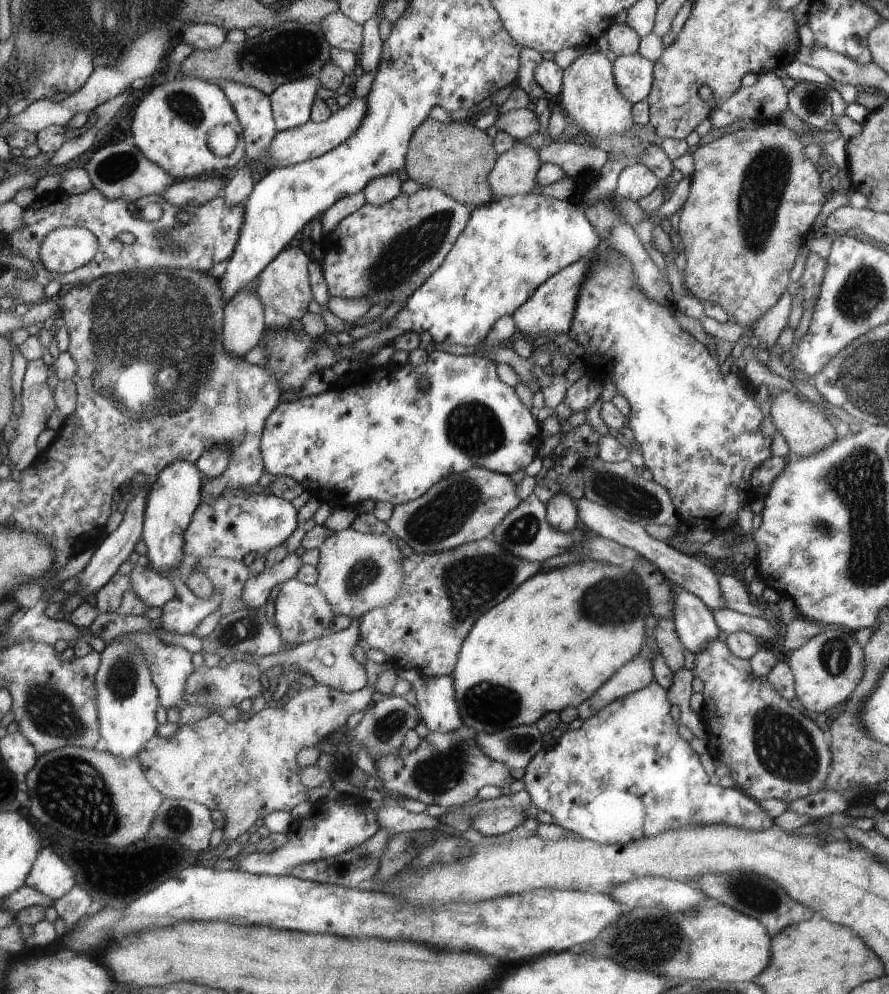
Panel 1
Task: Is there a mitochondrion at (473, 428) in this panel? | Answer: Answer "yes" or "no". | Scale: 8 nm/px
yes

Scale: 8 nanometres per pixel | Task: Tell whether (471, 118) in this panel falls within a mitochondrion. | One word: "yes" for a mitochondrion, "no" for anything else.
no

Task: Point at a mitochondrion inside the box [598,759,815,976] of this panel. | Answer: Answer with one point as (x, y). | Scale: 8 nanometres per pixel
(661, 939)

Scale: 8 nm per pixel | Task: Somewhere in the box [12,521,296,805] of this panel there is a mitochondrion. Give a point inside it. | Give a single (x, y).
(52, 712)

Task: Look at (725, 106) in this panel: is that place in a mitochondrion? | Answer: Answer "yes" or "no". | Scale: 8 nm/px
no

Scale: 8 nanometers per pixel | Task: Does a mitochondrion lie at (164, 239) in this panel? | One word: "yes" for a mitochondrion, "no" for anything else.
yes

